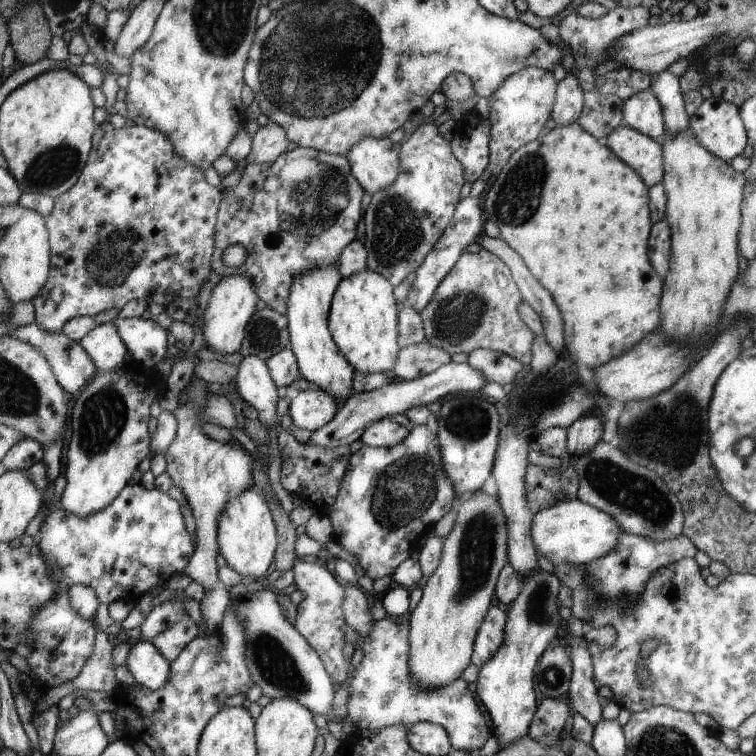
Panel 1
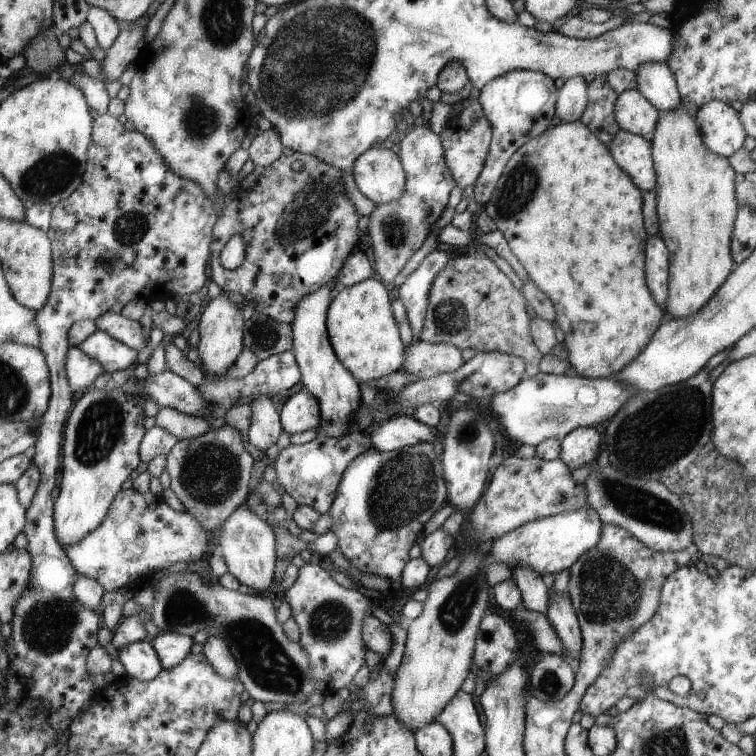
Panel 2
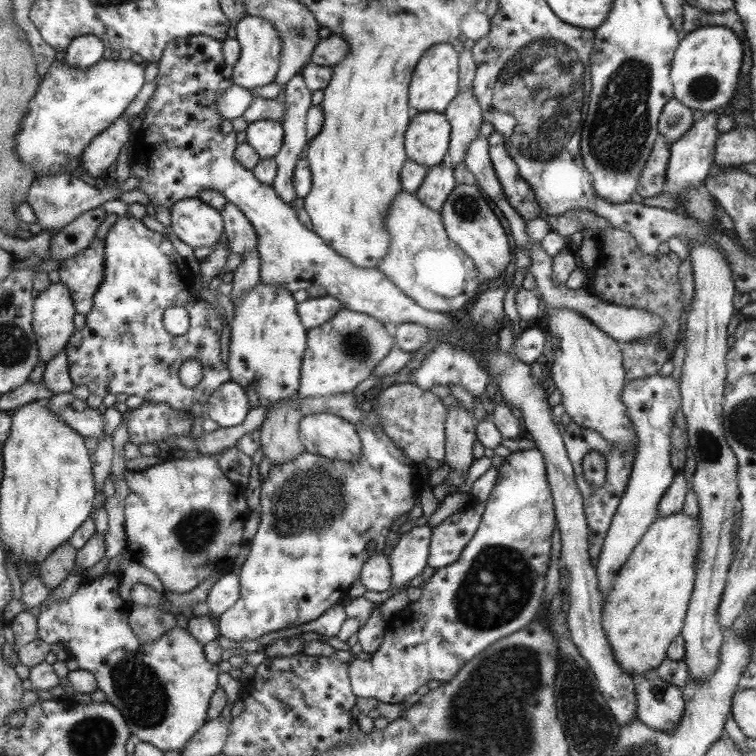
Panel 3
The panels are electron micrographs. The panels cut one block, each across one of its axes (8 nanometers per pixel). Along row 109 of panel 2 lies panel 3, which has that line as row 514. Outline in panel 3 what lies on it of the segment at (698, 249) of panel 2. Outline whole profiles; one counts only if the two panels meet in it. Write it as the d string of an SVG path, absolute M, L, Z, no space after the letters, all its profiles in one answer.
M676 512L672 516L661 516L646 531L644 538L638 543L636 550L630 555L629 562L622 567L614 583L614 591L610 591L604 602L602 626L614 658L632 679L642 680L646 672L656 670L668 658L669 647L681 636L685 628L685 616L688 614L689 602L696 586L696 562L700 551L699 525L696 519Z

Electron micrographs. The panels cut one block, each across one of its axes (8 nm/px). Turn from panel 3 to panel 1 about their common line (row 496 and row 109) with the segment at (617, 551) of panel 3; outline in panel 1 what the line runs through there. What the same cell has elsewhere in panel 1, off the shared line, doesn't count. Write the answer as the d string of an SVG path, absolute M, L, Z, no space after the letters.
M650 86L624 101L624 123L645 136L658 139L668 131L665 128L665 110Z

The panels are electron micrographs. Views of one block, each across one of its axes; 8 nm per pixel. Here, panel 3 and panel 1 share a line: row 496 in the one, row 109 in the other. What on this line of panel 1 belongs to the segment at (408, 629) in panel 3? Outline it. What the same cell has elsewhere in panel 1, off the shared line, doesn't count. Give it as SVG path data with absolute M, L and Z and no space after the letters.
M524 67L521 71L510 75L489 96L490 142L487 174L494 176L500 174L514 152L541 136L542 128L550 118L550 112L553 112L552 104L556 100L556 89L556 80L552 72L538 67Z

